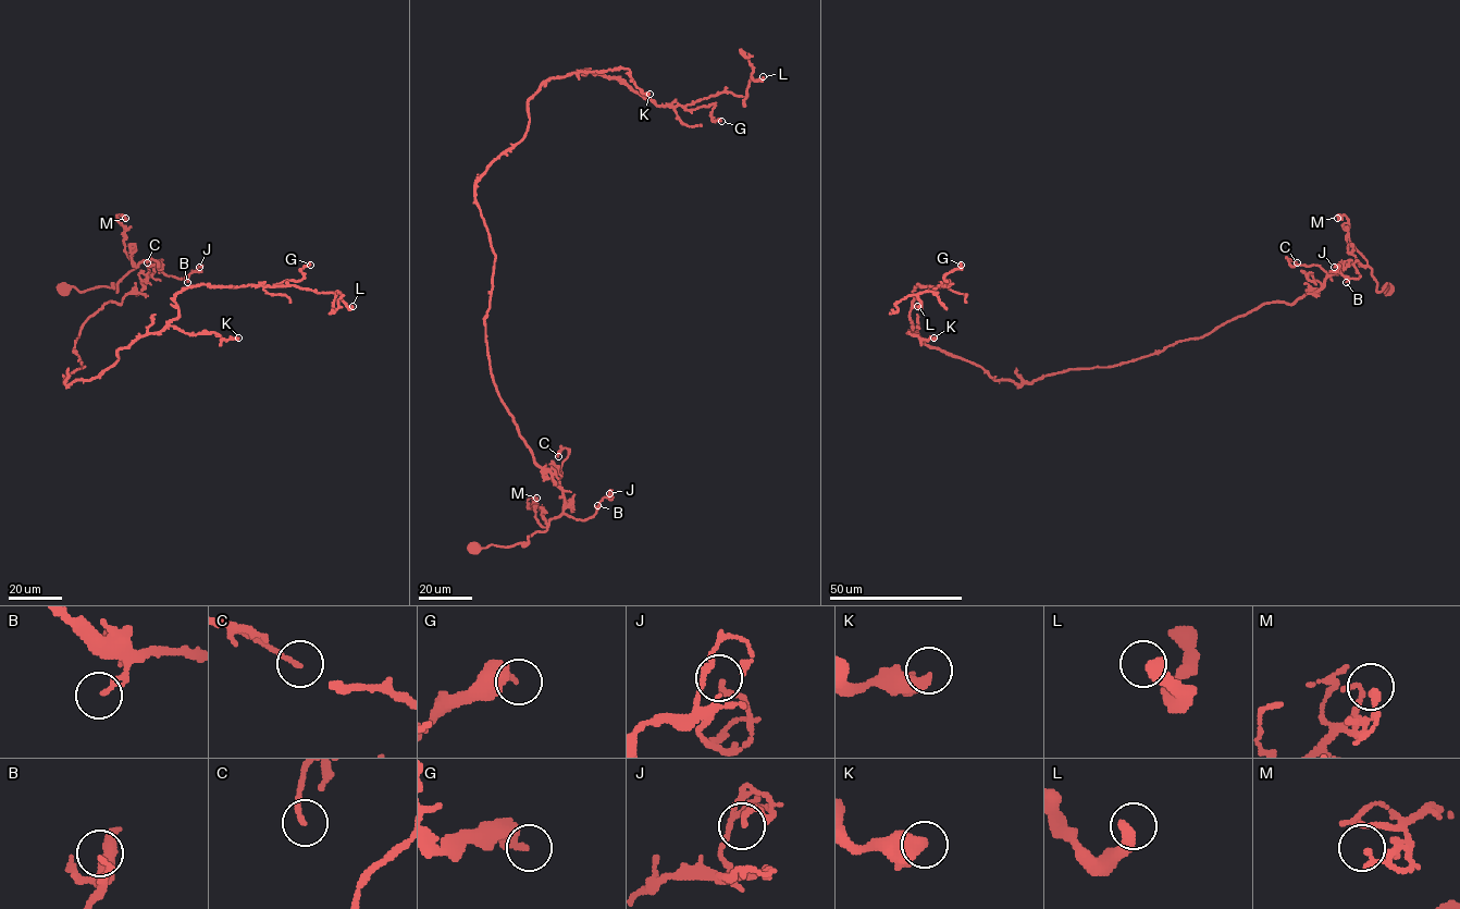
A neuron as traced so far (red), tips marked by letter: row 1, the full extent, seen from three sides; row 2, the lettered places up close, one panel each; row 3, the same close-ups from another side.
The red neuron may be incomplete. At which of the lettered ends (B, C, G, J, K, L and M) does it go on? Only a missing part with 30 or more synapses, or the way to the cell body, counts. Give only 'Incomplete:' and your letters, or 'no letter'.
Incomplete: no letter

